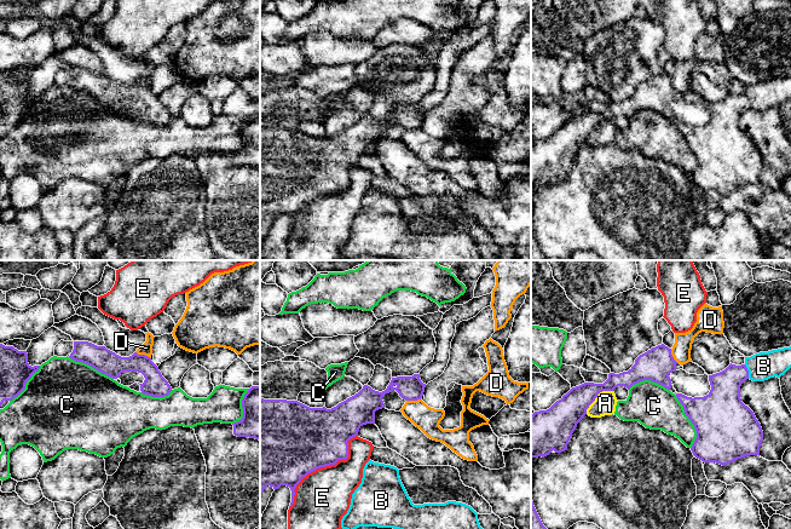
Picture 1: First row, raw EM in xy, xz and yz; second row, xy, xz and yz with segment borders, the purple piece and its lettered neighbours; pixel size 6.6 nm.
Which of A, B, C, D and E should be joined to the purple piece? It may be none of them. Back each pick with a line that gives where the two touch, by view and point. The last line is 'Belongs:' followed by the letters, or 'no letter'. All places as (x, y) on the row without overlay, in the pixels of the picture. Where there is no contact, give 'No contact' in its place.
B: Touches purple at yz (748, 101)
Belongs: B

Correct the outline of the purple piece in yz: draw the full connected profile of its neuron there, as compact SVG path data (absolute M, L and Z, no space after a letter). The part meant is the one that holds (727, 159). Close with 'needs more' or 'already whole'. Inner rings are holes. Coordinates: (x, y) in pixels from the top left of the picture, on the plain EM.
M791 75L760 81L745 86L741 94L729 93L724 99L709 104L710 121L704 126L687 126L676 122L683 134L685 143L694 154L697 167L691 177L693 184L703 191L728 194L747 184L758 184L763 169L761 153L754 140L741 131L740 115L746 109L764 110L770 107L780 107L791 97Z | needs more

